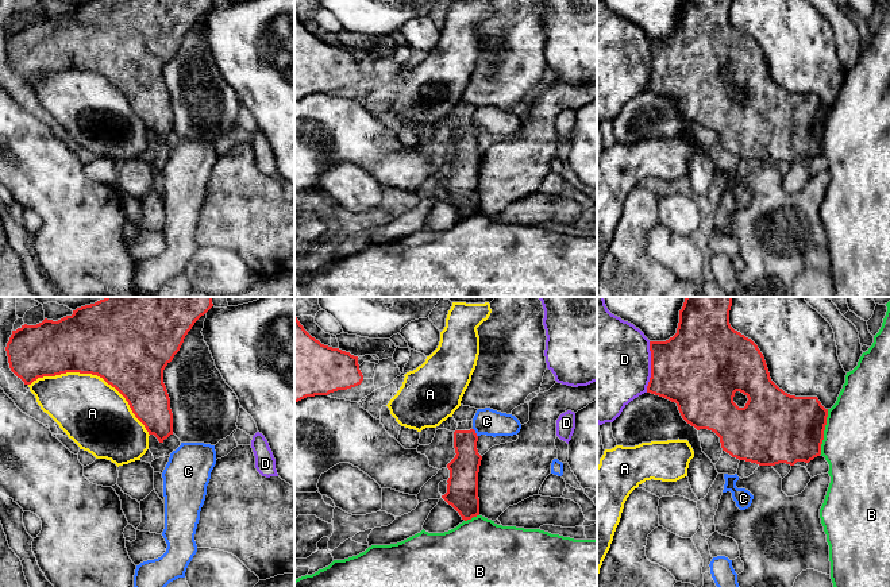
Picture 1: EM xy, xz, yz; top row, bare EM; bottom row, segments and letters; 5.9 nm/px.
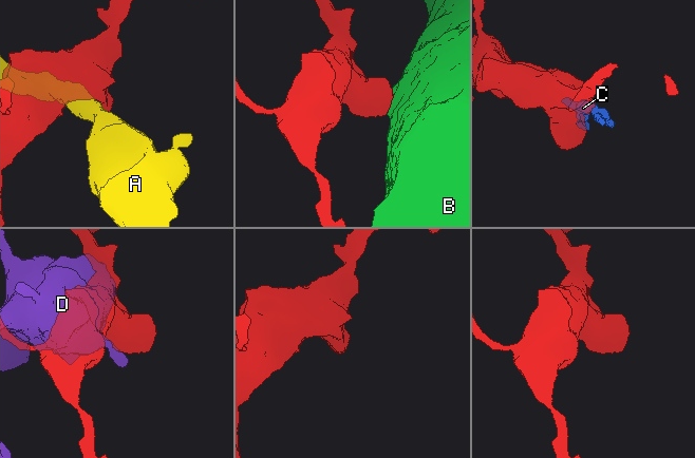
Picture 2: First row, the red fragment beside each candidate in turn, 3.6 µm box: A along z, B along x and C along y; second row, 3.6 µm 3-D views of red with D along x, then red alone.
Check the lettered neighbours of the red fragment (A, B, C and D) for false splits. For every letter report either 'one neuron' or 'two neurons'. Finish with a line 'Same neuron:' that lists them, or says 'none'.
A: two neurons
B: two neurons
C: two neurons
D: two neurons
Same neuron: none

